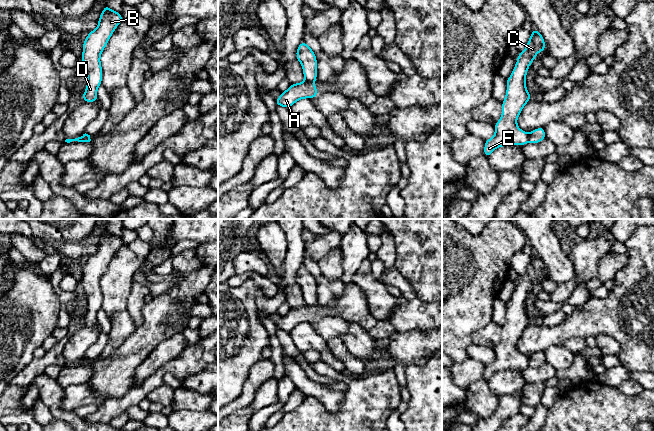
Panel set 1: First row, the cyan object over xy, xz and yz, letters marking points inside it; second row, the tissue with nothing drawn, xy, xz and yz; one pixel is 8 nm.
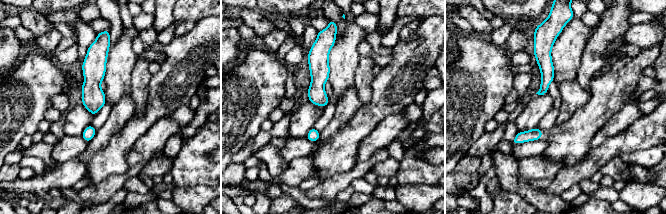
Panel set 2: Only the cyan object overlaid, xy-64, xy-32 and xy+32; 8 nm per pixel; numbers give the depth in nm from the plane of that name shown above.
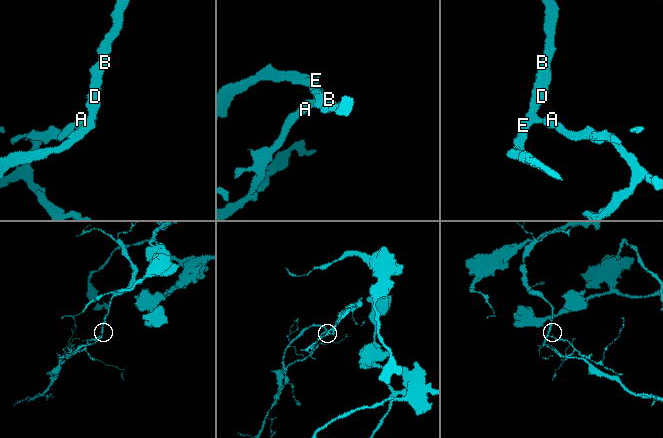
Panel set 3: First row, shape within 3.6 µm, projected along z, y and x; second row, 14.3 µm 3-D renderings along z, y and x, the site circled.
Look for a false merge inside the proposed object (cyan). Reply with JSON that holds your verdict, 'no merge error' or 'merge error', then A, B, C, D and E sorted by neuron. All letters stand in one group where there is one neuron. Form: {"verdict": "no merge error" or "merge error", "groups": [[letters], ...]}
{"verdict": "merge error", "groups": [["A"], ["B", "C", "D", "E"]]}

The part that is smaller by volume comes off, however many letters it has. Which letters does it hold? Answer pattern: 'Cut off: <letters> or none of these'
Cut off: A

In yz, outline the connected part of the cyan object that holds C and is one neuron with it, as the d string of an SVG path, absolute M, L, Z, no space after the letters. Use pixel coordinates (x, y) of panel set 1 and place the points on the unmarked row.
M533 253L526 272L517 278L517 286L510 301L506 304L507 314L502 326L502 339L494 348L495 357L491 363L485 364L483 378L489 381L498 371L508 369L522 370L529 366L528 357L517 350L517 342L522 333L532 322L526 312L526 299L530 288L536 283L538 276L546 272L543 260Z

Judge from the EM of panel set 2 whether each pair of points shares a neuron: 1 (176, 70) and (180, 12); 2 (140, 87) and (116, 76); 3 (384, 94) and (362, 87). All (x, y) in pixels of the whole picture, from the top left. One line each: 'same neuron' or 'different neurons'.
1: different neurons
2: different neurons
3: different neurons

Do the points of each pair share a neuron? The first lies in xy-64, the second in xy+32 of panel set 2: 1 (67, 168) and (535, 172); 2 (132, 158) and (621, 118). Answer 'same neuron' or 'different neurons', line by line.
1: same neuron
2: same neuron

